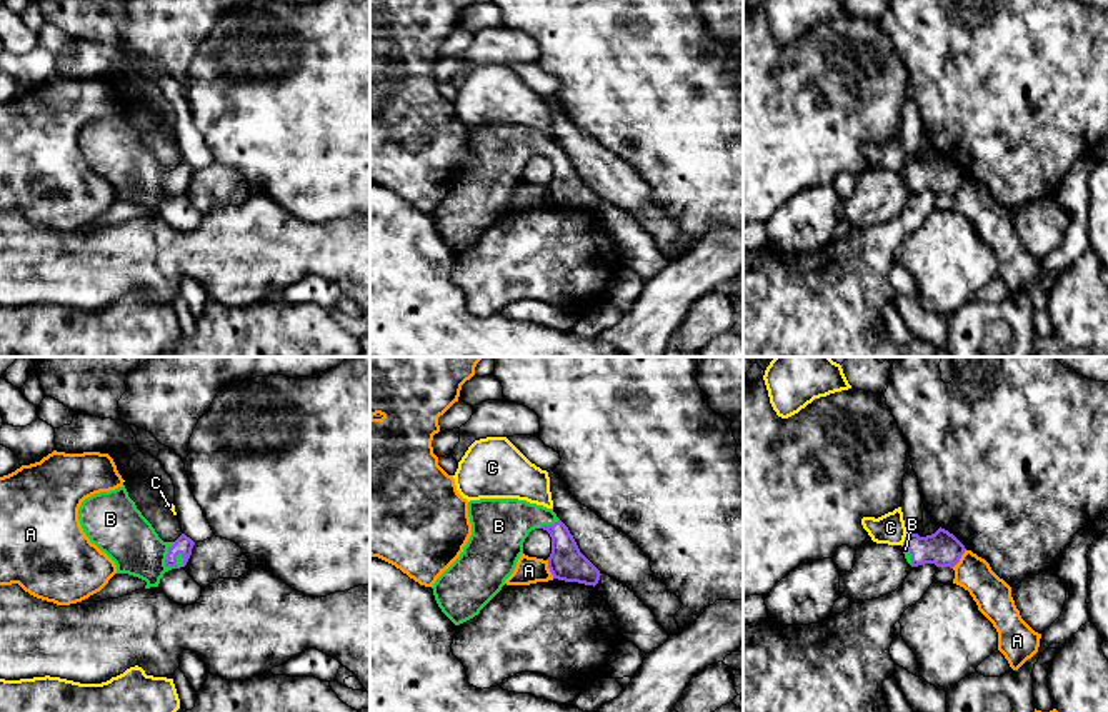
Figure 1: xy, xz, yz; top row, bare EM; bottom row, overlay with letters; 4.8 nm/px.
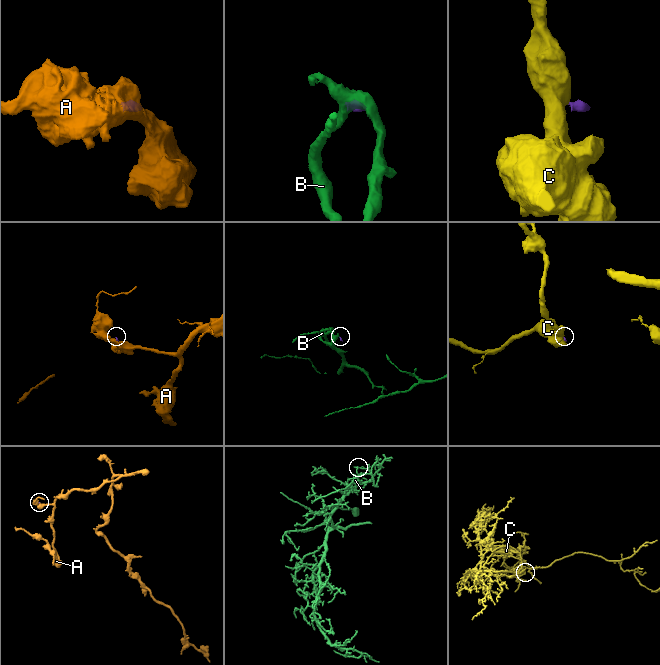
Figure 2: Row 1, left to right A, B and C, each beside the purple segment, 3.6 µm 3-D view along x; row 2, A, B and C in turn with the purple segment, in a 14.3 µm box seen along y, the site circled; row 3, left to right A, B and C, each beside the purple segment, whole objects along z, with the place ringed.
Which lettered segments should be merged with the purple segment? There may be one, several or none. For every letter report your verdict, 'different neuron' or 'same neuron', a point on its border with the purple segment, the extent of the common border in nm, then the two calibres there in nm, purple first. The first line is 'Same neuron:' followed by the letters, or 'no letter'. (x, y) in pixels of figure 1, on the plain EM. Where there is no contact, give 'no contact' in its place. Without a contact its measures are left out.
Same neuron: B
A: different neuron; meets purple in xz at (549, 194); contact 100 nm long; 170 nm thick on the purple side, 130 nm on the other
B: same neuron; meets purple in xy at (167, 182); contact 130 nm long; 90 nm thick on the purple side, 260 nm on the other
C: different neuron; meets purple in yz at (905, 165); contact 70 nm long; 170 nm thick on the purple side, 150 nm on the other

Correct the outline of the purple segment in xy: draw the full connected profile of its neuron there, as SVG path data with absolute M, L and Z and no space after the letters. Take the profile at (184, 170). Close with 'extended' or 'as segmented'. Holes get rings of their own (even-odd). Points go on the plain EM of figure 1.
M125 112L85 125L78 135L78 147L90 168L115 188L117 200L128 200L145 207L145 215L158 213L165 198L185 193L195 172L185 160L175 168L163 168L128 123Z | extended

